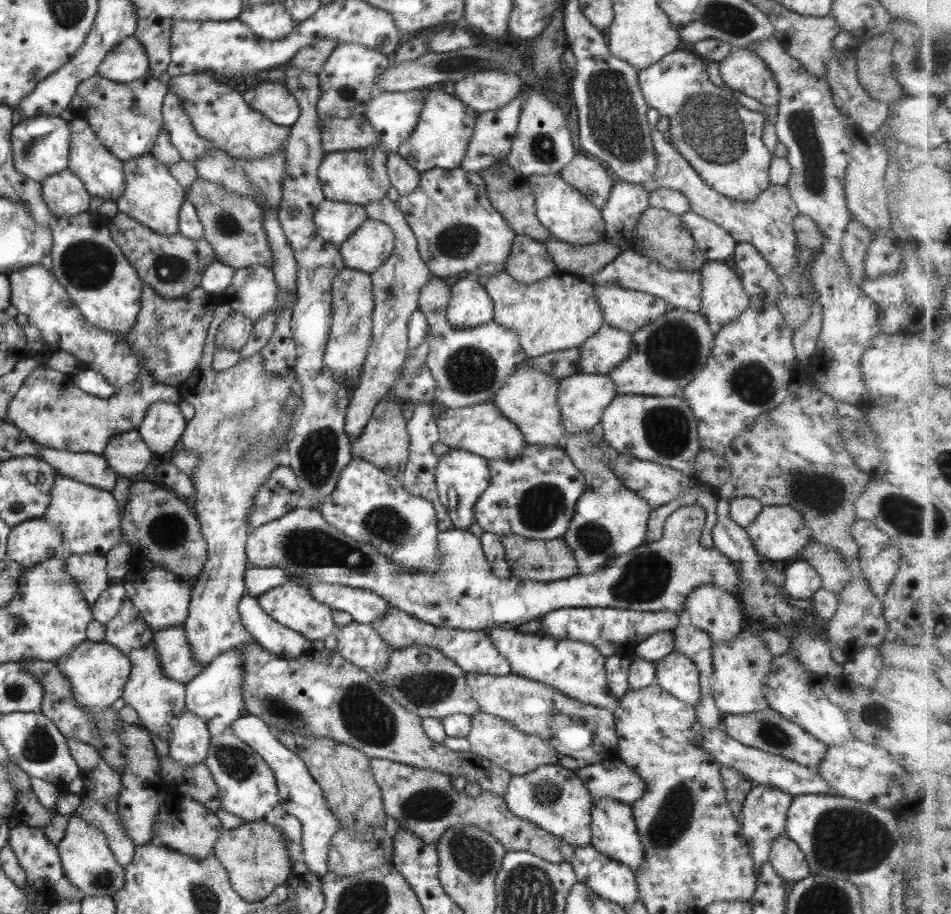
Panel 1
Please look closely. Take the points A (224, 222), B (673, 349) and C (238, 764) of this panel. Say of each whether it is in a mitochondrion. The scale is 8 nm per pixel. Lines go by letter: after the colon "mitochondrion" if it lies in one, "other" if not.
A: mitochondrion
B: mitochondrion
C: mitochondrion

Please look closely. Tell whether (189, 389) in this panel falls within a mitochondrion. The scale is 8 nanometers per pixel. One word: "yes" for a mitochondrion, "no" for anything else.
no

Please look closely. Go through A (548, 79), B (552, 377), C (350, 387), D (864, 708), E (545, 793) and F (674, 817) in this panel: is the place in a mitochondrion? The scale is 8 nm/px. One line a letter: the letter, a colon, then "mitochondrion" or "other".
A: mitochondrion
B: other
C: other
D: mitochondrion
E: mitochondrion
F: mitochondrion

